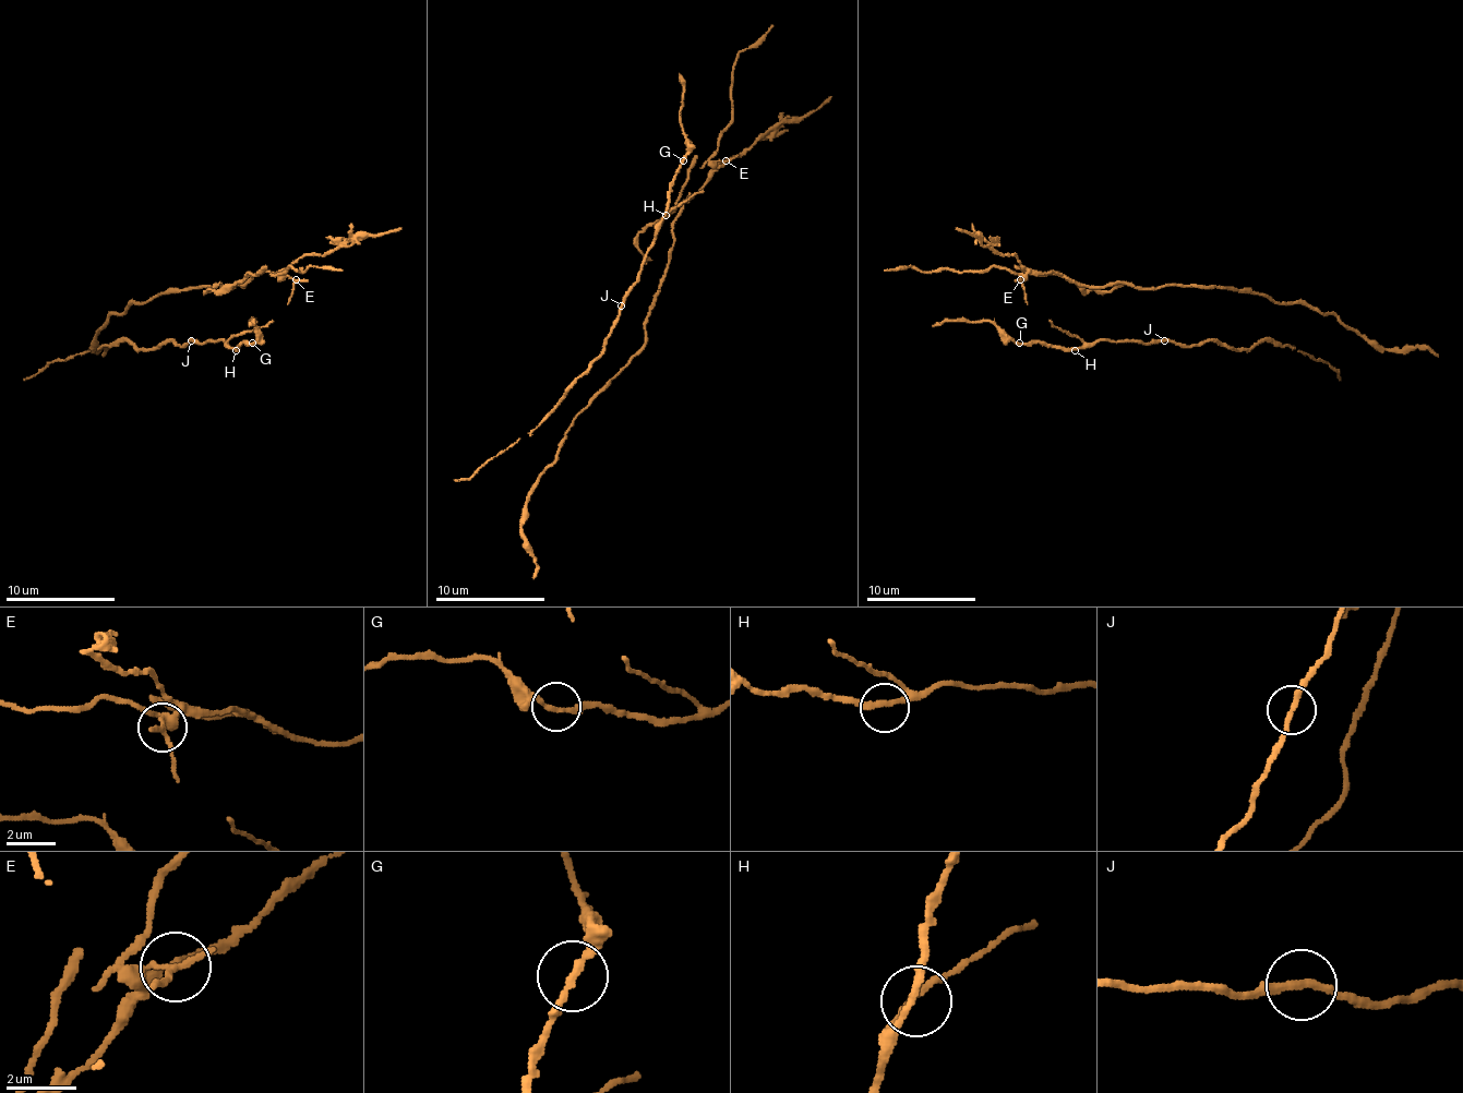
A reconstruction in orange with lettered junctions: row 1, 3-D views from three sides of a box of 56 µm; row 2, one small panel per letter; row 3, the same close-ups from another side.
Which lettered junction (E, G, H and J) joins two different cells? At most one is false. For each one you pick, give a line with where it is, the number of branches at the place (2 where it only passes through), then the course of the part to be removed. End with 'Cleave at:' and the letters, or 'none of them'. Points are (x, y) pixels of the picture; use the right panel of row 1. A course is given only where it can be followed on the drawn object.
E: place (1020, 279); branches 2; course (1019, 279), (1055, 271), (1104, 287), (1127, 281), (1263, 292), (1330, 312), (1388, 350), (1417, 348), (1437, 356)
Cleave at: E

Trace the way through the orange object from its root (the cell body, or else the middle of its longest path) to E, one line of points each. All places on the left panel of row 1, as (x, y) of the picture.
E: (283, 274), (288, 279), (296, 279)

